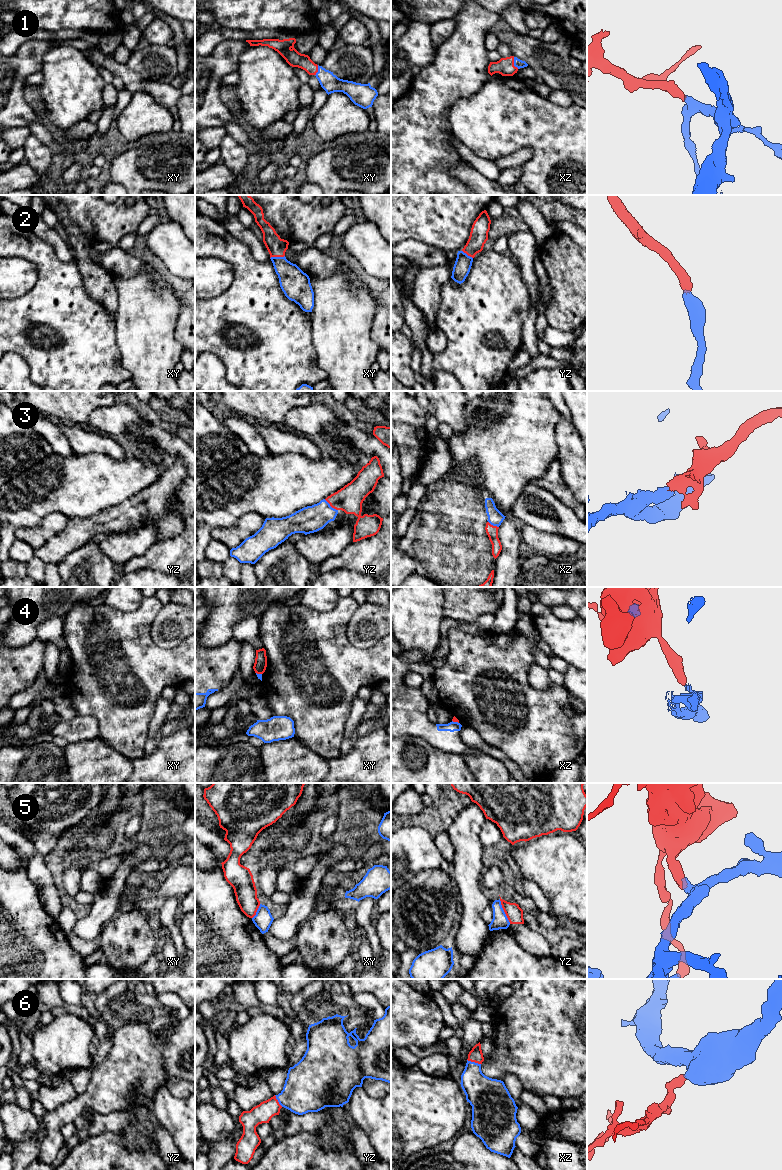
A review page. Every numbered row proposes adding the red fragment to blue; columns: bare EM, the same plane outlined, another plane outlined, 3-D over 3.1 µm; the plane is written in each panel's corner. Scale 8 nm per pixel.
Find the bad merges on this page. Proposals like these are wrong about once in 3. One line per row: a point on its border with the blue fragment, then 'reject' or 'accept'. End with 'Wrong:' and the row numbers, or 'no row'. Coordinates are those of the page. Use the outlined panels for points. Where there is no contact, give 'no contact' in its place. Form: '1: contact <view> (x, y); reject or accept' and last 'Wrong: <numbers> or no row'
1: contact xz (514, 63); accept
2: contact xy (277, 257); accept
3: contact yz (330, 506); accept
4: contact xz (455, 722); reject
5: contact yz (503, 911); reject
6: contact xz (474, 1062); accept
Wrong: 4, 5

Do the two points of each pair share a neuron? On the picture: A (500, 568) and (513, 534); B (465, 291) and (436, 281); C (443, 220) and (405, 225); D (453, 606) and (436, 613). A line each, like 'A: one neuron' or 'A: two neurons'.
A: one neuron
B: two neurons
C: one neuron
D: two neurons

